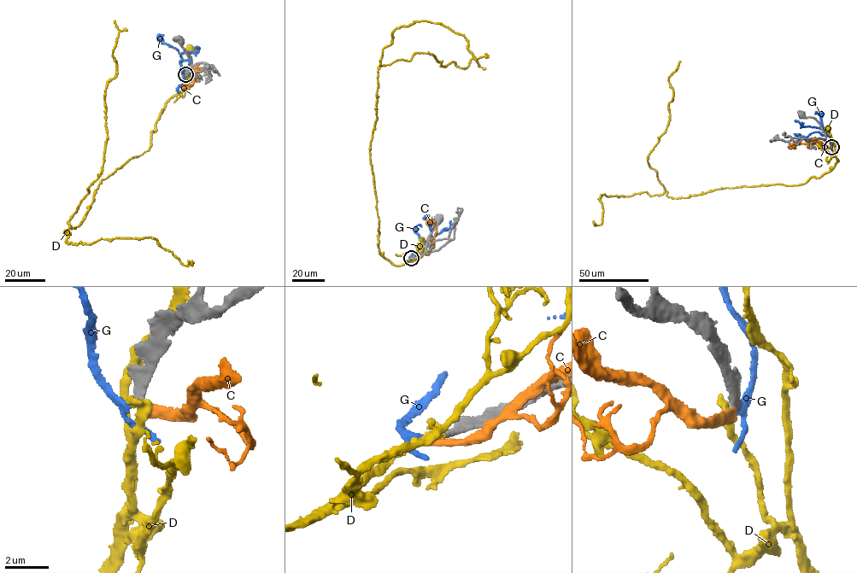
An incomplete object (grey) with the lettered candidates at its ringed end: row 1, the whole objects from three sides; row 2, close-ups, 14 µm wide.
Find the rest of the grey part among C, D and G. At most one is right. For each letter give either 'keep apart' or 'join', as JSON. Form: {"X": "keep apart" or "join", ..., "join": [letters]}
{"C": "keep apart", "D": "keep apart", "G": "keep apart", "join": []}

